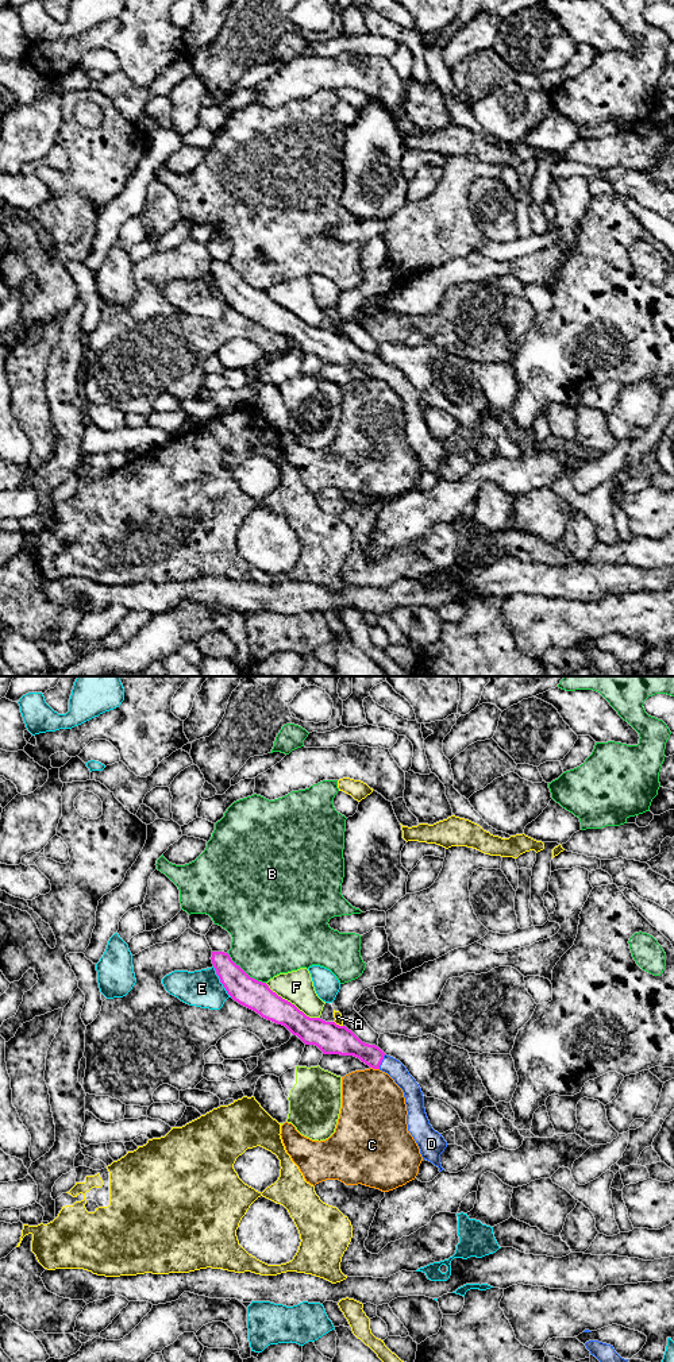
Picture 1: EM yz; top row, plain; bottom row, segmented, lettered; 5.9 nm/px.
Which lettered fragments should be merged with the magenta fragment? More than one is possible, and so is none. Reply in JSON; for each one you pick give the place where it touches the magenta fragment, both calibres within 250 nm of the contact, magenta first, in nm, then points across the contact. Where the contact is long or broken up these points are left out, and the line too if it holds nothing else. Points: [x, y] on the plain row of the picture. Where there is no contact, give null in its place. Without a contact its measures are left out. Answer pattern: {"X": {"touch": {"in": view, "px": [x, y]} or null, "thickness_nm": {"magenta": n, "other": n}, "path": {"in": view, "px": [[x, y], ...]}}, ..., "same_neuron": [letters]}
{"D": {"touch": {"in": "yz", "px": [381, 370]}, "thickness_nm": {"magenta": 160, "other": 100}, "path": {"in": "yz", "px": [[345, 351], [381, 370], [392, 375]]}}, "same_neuron": ["D"]}

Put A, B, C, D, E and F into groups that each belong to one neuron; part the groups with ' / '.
A / B / C / D / E / F

